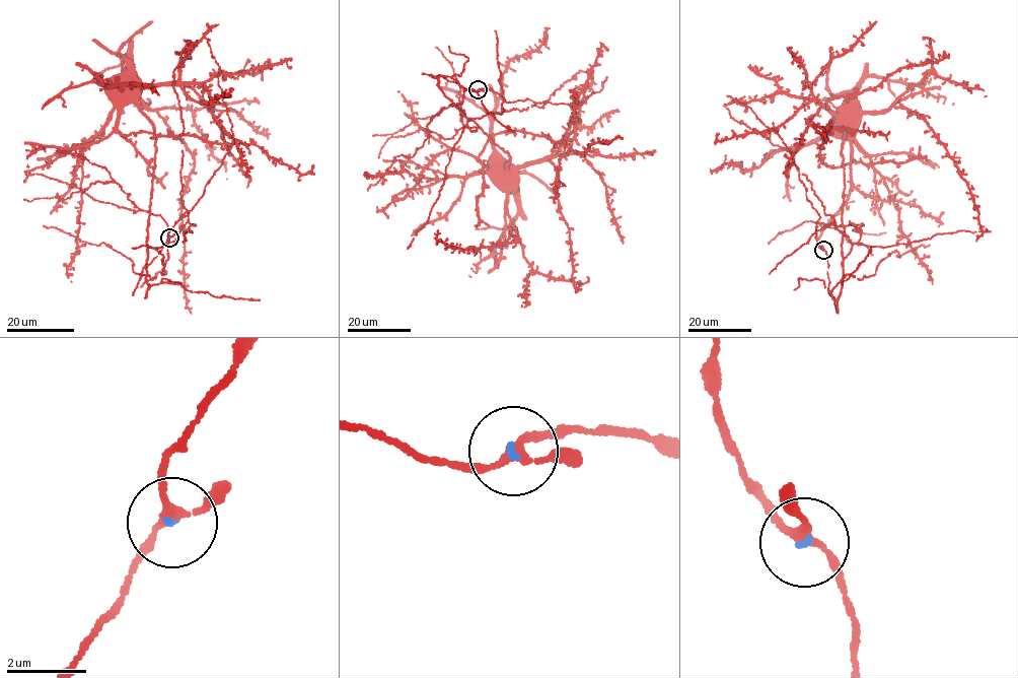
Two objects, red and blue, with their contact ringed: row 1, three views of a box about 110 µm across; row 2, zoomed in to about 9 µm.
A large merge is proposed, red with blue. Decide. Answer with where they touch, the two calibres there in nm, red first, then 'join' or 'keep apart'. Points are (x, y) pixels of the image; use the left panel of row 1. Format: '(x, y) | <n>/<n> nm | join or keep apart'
(169, 238) | 180/70 nm | join

